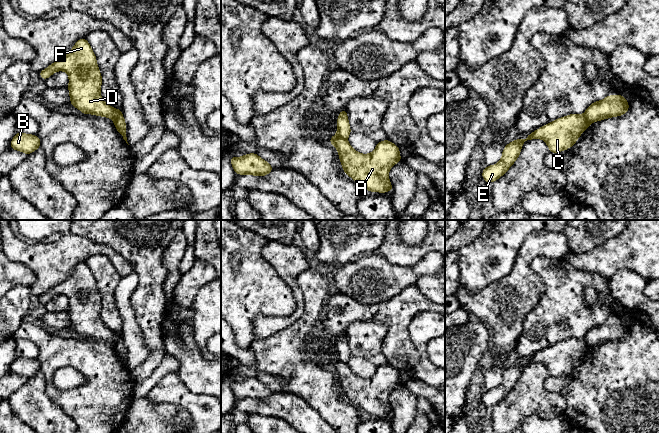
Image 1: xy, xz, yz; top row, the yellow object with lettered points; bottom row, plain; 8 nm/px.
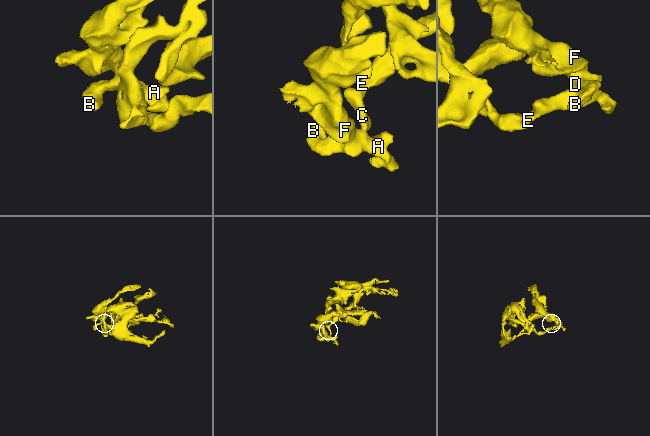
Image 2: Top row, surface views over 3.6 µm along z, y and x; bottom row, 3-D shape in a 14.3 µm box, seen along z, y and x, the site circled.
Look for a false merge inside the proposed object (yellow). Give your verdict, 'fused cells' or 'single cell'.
single cell

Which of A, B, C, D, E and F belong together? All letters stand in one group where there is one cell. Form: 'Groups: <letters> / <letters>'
Groups: A B C D E F

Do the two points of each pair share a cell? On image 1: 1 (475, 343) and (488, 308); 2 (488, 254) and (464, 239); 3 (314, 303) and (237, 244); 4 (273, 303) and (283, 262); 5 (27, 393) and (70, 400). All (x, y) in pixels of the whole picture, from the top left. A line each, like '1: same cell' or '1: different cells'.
1: different cells
2: different cells
3: different cells
4: different cells
5: different cells

